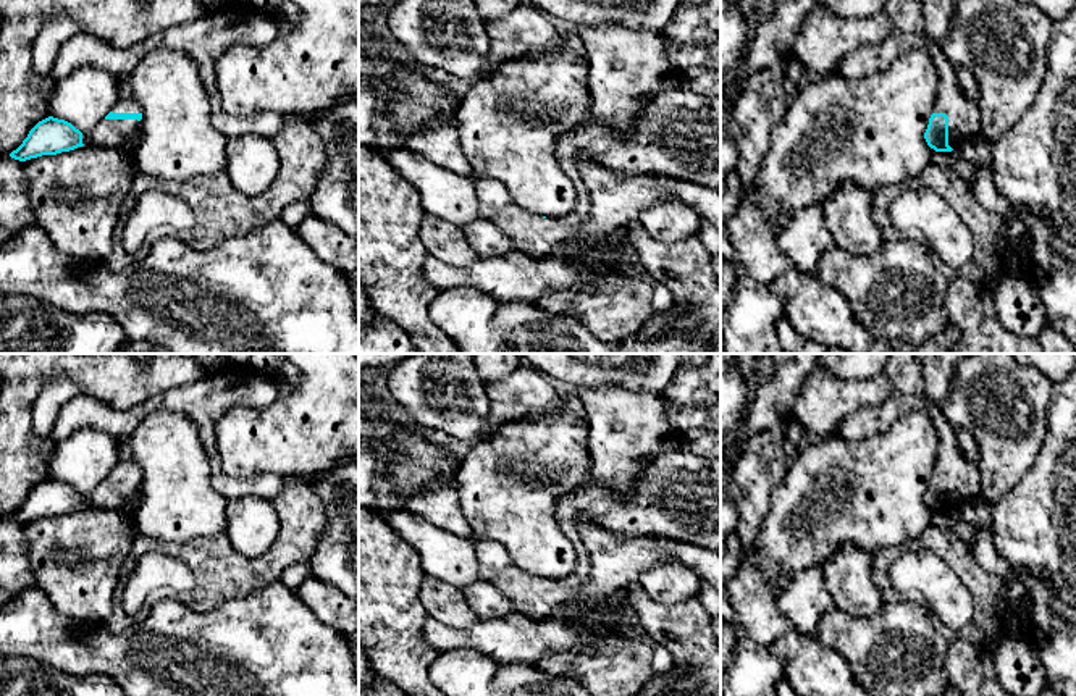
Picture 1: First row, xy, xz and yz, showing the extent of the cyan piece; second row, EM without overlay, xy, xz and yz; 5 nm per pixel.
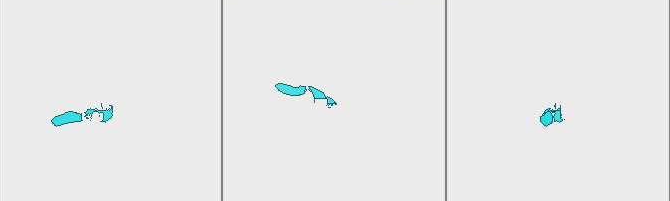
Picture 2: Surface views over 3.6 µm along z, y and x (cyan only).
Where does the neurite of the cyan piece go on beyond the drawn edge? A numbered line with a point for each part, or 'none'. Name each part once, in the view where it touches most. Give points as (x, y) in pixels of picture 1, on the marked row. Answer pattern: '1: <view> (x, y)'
1: yz (963, 113)

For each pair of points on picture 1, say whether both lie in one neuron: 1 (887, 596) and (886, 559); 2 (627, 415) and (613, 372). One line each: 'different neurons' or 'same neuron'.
1: same neuron
2: different neurons

